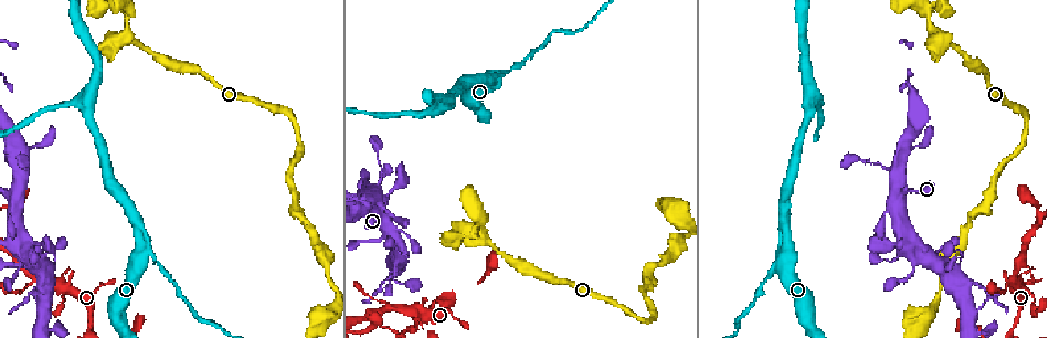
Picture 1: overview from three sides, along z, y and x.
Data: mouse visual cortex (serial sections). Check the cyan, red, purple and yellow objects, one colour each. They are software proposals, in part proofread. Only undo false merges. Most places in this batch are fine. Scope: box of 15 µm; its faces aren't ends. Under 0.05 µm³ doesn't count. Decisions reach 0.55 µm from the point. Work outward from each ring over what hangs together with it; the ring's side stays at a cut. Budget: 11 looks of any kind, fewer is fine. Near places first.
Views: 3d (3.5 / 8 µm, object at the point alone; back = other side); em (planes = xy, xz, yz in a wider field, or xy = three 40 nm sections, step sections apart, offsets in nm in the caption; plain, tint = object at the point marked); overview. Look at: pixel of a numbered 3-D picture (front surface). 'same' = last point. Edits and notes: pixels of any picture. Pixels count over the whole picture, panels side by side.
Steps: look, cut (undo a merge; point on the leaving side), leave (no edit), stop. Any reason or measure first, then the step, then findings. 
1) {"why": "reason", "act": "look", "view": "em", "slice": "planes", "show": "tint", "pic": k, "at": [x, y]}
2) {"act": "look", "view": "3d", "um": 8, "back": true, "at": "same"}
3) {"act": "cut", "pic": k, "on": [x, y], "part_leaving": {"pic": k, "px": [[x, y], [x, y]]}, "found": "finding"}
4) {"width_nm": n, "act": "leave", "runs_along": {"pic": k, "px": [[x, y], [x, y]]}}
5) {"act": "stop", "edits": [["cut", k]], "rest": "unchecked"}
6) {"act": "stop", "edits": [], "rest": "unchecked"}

{"why": "thick turns thin", "act": "look", "view": "3d", "um": 3.5, "pic": 1, "at": [401, 178]}

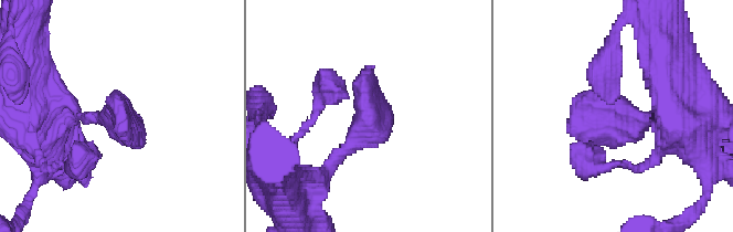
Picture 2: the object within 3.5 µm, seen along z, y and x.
{"why": "now the EM", "act": "look", "view": "em", "slice": "xy", "step": 1, "show": "tint", "pic": 2, "at": [372, 121]}

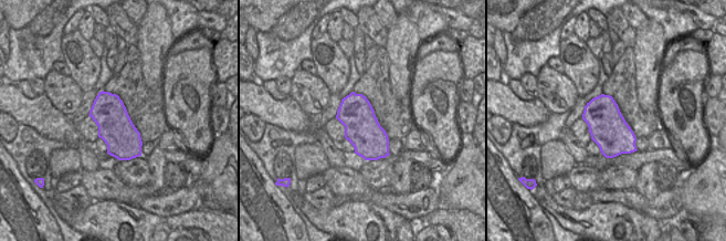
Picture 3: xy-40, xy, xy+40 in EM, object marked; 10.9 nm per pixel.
{"width_nm": 400, "act": "leave", "runs_along": {"pic": 2, "px": [[321, 174], [372, 126], [362, 77]]}, "found": "all the same cell"}

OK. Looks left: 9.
{"act": "look", "view": "3d", "um": 8, "pic": 1, "at": [392, 307]}

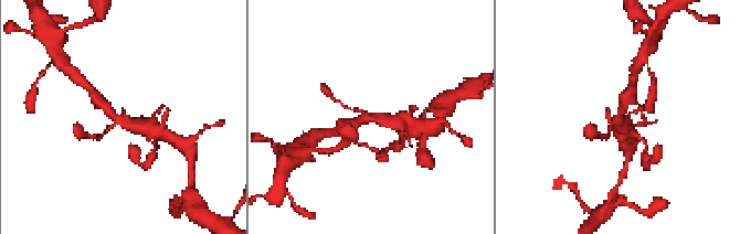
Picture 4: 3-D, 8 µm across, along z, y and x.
{"why": "closer look", "act": "look", "view": "3d", "um": 3.5, "pic": 4, "at": [123, 120]}

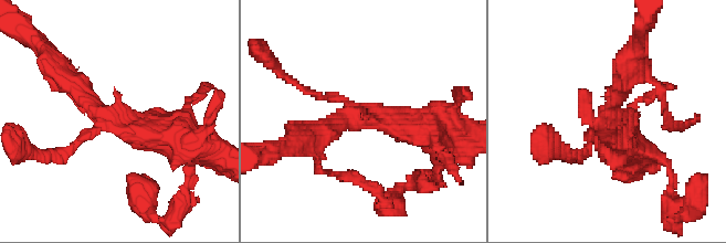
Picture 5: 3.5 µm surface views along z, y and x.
{"arms": 3, "arm_widths_nm": [100, 250, 400], "act": "look", "view": "em", "slice": "xy", "step": 1, "show": "tint", "pic": 5, "at": [360, 119]}

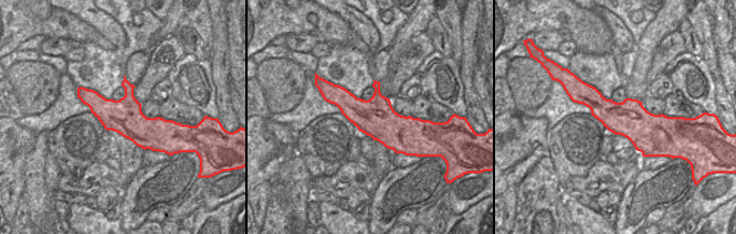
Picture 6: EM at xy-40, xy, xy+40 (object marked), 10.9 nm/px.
{"width_nm": 420, "act": "leave", "runs_along": {"pic": 6, "px": [[575, 97], [637, 124], [665, 124]]}, "found": "one cell here"}

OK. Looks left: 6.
{"why": "calibre changes", "act": "look", "view": "3d", "um": 3.5, "back": true, "pic": 1, "at": [40, 271]}

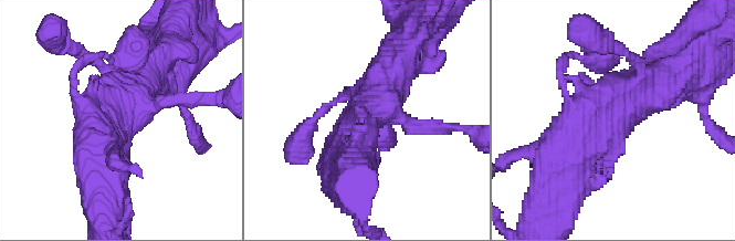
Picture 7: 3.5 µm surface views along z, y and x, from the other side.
{"act": "leave", "runs_along": {"pic": 7, "px": [[674, 72], [638, 90], [576, 160]]}, "found": "one cell here"}

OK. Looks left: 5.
{"why": "sharp bend", "act": "look", "view": "3d", "um": 3.5, "pic": 1, "at": [38, 331]}

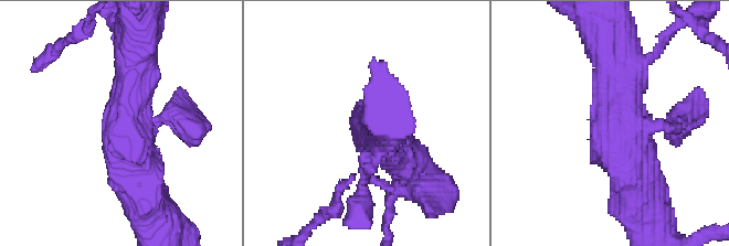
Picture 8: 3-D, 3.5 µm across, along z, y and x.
{"why": "need the tissue", "act": "look", "view": "em", "slice": "planes", "show": "tint", "pic": 8, "at": [620, 118]}

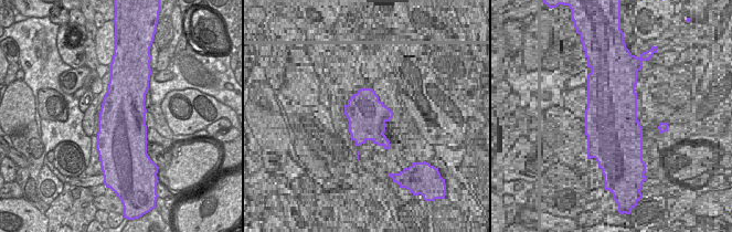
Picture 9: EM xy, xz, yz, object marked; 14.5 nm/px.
{"act": "leave", "runs_along": {"pic": 8, "px": [[613, 45], [622, 120], [676, 127]]}, "found": "one cell here"}

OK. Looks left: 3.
{"act": "stop", "edits": [], "rest": "unchecked"}

